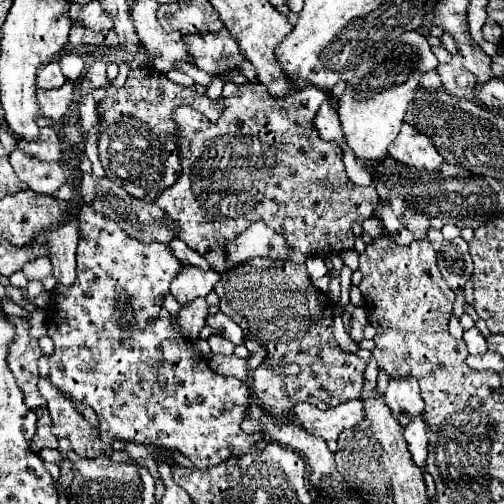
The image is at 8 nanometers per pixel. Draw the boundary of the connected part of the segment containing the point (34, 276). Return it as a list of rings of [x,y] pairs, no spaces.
[[[48,258],[30,260],[28,264],[24,264],[22,272],[24,272],[24,276],[26,276],[28,282],[32,282],[32,280],[42,280],[42,278],[46,278],[46,276],[52,274],[52,264],[50,264]]]

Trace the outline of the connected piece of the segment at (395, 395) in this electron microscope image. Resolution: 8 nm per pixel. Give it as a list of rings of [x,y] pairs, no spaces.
[[[414,378],[390,380],[388,390],[384,394],[384,402],[392,410],[392,416],[398,420],[402,428],[406,428],[412,418],[422,416],[424,412],[424,400]]]

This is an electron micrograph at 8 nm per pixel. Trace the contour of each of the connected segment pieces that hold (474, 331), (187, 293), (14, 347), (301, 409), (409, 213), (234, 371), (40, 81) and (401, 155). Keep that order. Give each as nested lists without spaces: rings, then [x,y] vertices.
[[[472,326],[470,330],[464,332],[464,342],[466,342],[470,354],[484,354],[486,352],[486,340],[476,326]]]
[[[188,266],[188,268],[182,268],[182,272],[174,278],[174,284],[170,286],[170,294],[182,306],[188,306],[200,294],[208,294],[218,280],[220,280],[220,274],[216,270],[204,272],[196,266]]]
[[[10,316],[10,320],[16,326],[16,340],[10,344],[10,354],[8,354],[8,366],[12,374],[18,380],[18,388],[24,394],[24,402],[28,408],[36,410],[46,404],[44,396],[38,392],[38,358],[42,356],[42,350],[36,340],[30,340],[28,336],[28,320]]]
[[[348,400],[332,410],[320,410],[320,408],[308,408],[304,402],[300,402],[294,408],[294,414],[298,422],[314,436],[320,436],[324,440],[338,440],[344,428],[356,426],[364,420],[364,402],[362,400]]]
[[[408,208],[408,210],[406,210],[406,218],[408,218],[406,228],[412,230],[414,238],[416,238],[416,240],[426,238],[426,230],[428,230],[428,226],[430,226],[428,216],[426,216],[426,214],[420,214],[420,212],[412,210],[412,208]]]
[[[212,356],[210,358],[210,368],[214,368],[214,372],[218,374],[228,374],[228,376],[238,376],[242,382],[250,384],[248,380],[248,366],[246,360],[236,358],[236,356]]]
[[[58,62],[46,64],[46,68],[42,68],[42,72],[38,72],[38,76],[36,76],[36,86],[42,90],[60,88],[64,82],[66,82],[66,78],[64,78]]]
[[[408,122],[402,124],[398,138],[390,144],[390,156],[424,170],[438,170],[444,162],[432,140]]]

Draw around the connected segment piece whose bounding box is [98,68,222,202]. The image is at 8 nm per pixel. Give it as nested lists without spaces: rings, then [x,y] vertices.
[[[154,68],[130,70],[124,86],[110,86],[106,100],[100,102],[98,158],[106,176],[120,184],[130,196],[152,202],[158,192],[166,190],[178,178],[182,168],[178,164],[172,124],[172,110],[178,104],[194,106],[210,122],[216,122],[222,116],[222,106],[218,102],[210,100],[206,94],[198,94],[194,86],[170,82],[166,76],[154,72]]]

